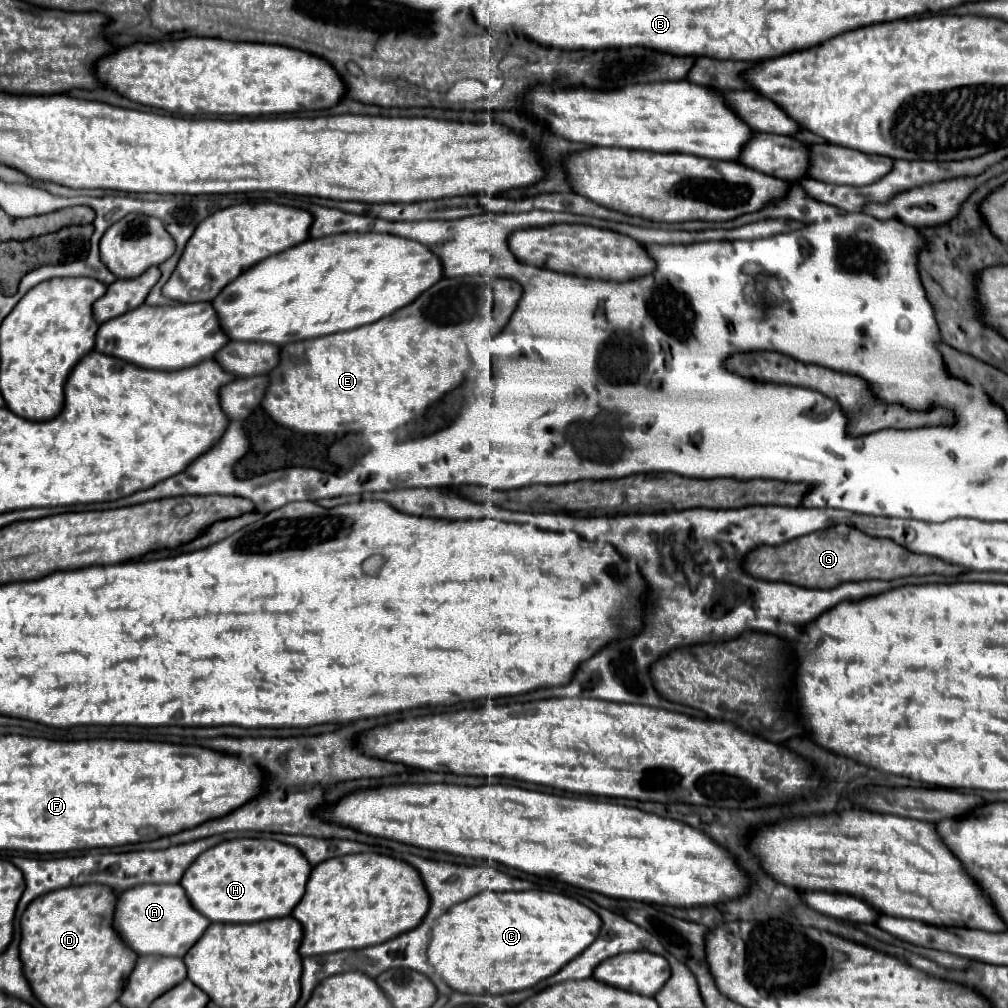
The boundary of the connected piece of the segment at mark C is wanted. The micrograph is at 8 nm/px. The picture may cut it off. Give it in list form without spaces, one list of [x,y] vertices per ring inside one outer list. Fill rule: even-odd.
[[[485,890],[441,916],[427,958],[457,992],[507,994],[557,974],[597,938],[599,928],[601,918],[575,898],[543,890]]]

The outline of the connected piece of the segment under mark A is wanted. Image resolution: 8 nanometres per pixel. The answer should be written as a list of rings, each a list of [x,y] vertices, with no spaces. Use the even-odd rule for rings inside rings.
[[[145,884],[129,888],[119,894],[119,902],[115,906],[115,930],[139,956],[185,956],[185,952],[203,936],[209,924],[209,918],[201,916],[189,904],[185,890],[179,884]]]

